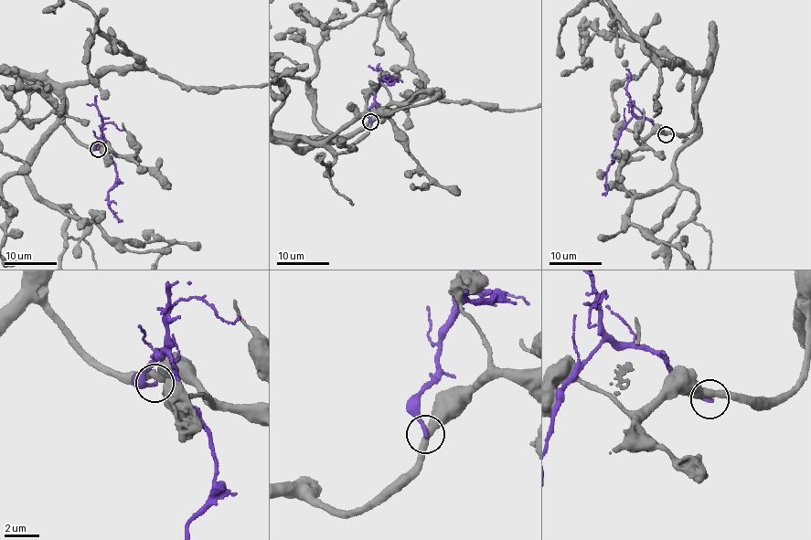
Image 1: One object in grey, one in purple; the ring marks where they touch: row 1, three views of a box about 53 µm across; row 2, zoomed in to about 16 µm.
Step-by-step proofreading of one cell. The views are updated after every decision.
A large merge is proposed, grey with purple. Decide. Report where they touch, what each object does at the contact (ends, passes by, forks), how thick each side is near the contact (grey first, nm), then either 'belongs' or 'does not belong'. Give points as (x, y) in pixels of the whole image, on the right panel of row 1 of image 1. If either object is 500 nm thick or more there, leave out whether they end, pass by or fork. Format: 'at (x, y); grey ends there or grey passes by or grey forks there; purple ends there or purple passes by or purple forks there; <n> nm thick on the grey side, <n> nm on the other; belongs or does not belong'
at (666, 134); grey passes by; purple ends there; 400 nm thick on the grey side, 240 nm on the other; does not belong

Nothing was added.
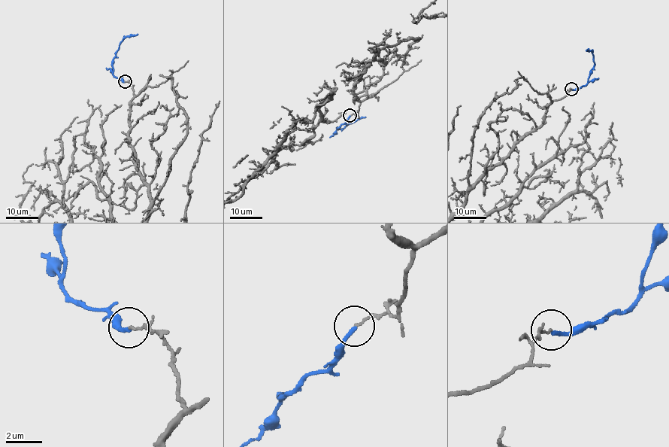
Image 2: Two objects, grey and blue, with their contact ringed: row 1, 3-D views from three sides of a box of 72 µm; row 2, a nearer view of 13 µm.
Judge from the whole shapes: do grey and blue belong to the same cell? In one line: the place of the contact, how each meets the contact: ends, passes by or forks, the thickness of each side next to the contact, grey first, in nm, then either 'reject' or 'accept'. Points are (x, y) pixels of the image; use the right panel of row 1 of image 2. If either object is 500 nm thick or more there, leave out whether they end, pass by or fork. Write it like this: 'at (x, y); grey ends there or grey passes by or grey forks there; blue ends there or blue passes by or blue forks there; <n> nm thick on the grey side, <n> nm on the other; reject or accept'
at (571, 89); grey ends there; blue ends there; 120 nm thick on the grey side, 220 nm on the other; reject

